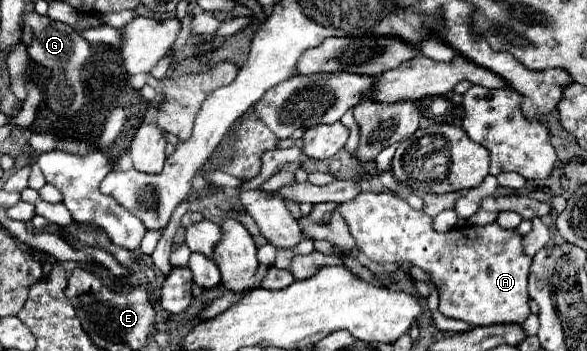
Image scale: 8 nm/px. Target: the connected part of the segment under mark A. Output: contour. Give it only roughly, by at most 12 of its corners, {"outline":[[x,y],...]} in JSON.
{"outline":[[395,194],[339,206],[377,264],[411,262],[439,312],[529,316],[531,258],[497,222],[447,232]]}

